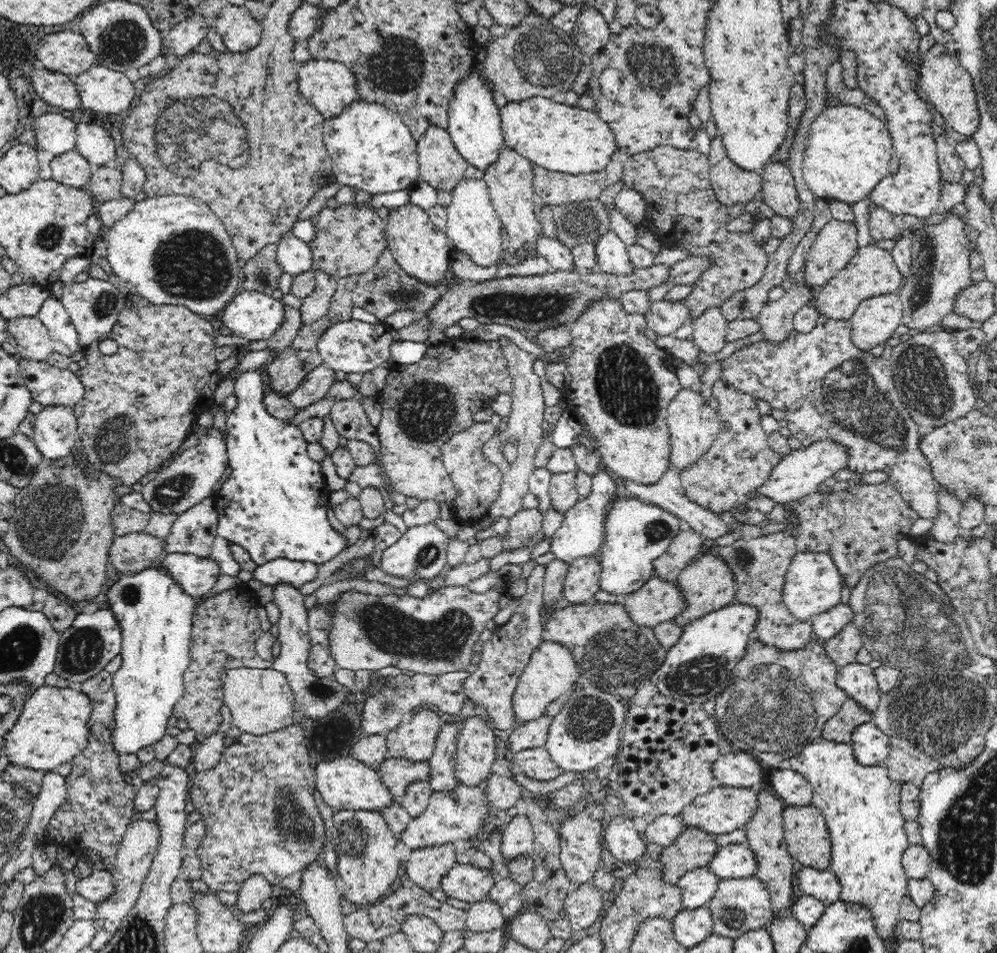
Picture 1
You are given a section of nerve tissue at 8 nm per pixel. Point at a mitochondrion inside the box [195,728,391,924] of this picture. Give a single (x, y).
(290, 825)

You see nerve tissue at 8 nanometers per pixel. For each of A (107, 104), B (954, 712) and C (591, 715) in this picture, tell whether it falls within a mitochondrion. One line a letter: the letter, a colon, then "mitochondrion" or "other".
A: other
B: mitochondrion
C: mitochondrion

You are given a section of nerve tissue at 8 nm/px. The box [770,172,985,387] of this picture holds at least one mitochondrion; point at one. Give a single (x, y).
(925, 252)

